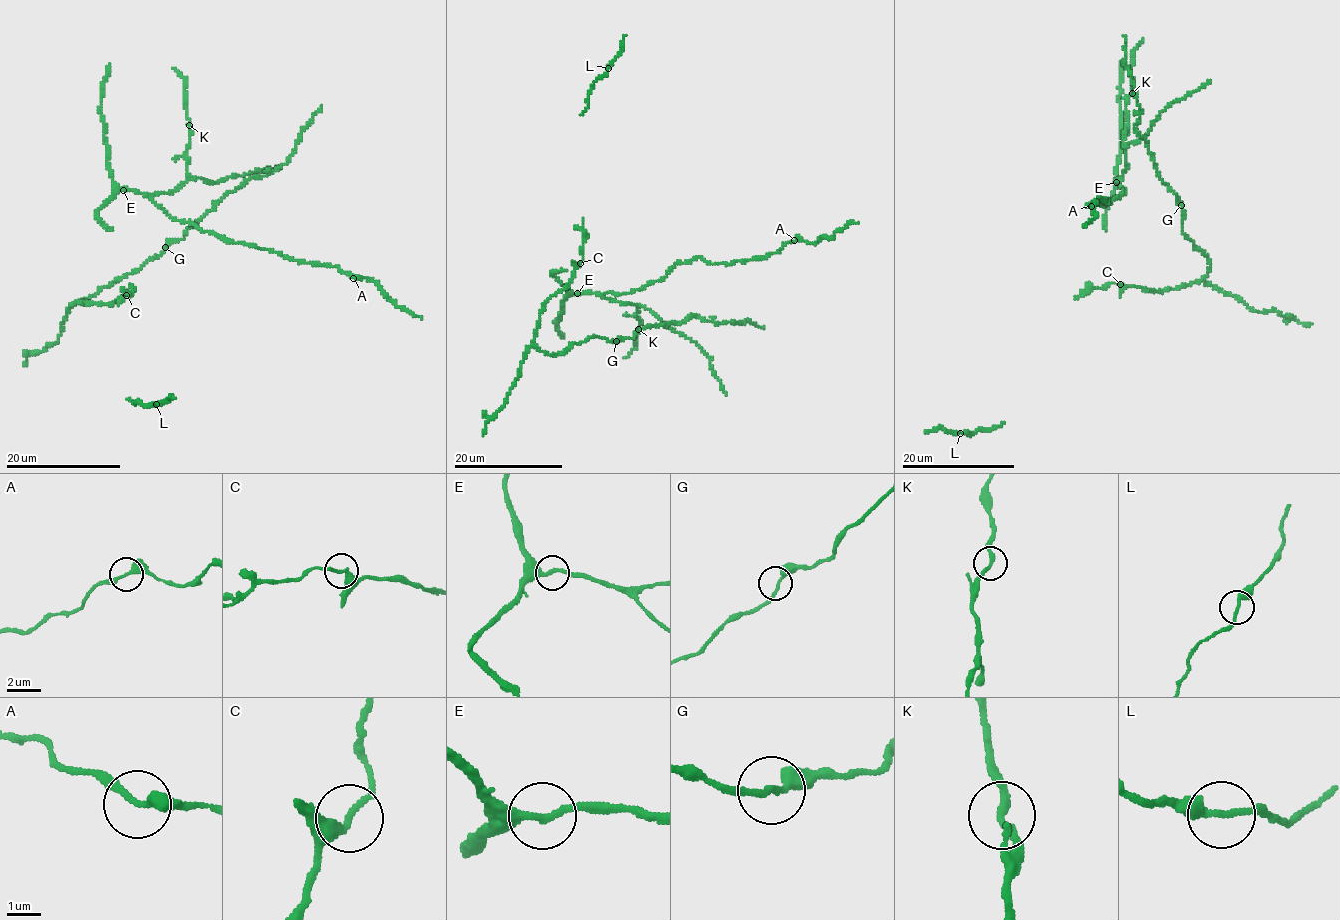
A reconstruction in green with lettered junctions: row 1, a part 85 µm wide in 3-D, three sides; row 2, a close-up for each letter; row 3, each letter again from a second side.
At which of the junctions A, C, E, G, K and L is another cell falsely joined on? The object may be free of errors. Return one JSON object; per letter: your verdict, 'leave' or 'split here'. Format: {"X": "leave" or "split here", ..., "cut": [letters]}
{"A": "leave", "C": "split here", "E": "leave", "G": "leave", "K": "leave", "L": "leave", "cut": ["C"]}

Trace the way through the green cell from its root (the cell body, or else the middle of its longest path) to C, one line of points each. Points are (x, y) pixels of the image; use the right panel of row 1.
C: (1181, 205), (1184, 212), (1181, 231), (1205, 254), (1210, 264), (1208, 271), (1201, 280), (1159, 291), (1119, 284)

